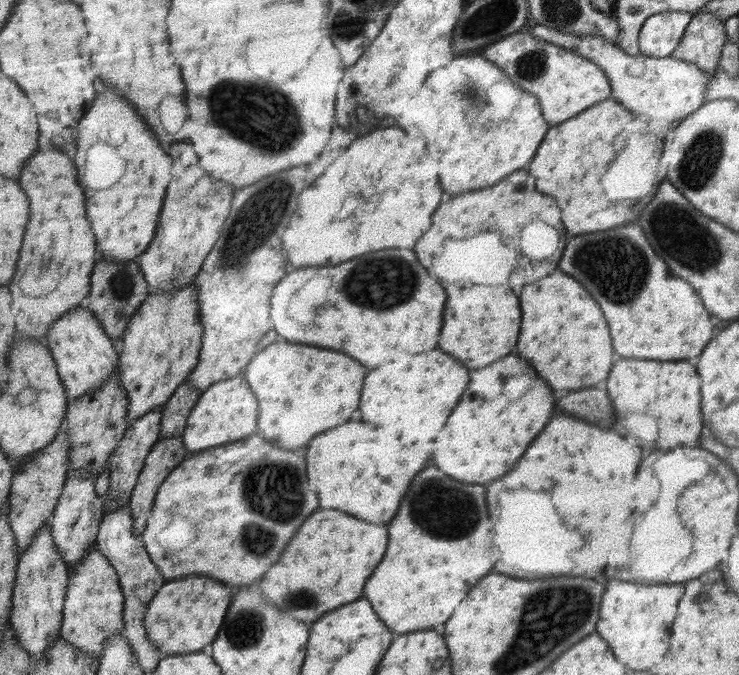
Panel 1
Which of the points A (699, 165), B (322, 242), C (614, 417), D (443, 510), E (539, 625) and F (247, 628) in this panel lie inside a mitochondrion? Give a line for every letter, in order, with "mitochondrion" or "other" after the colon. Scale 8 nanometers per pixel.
A: mitochondrion
B: other
C: other
D: mitochondrion
E: mitochondrion
F: mitochondrion

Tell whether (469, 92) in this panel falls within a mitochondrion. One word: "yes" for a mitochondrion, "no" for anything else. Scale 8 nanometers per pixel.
yes

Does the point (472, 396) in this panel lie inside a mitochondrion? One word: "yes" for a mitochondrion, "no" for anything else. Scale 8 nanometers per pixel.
no

